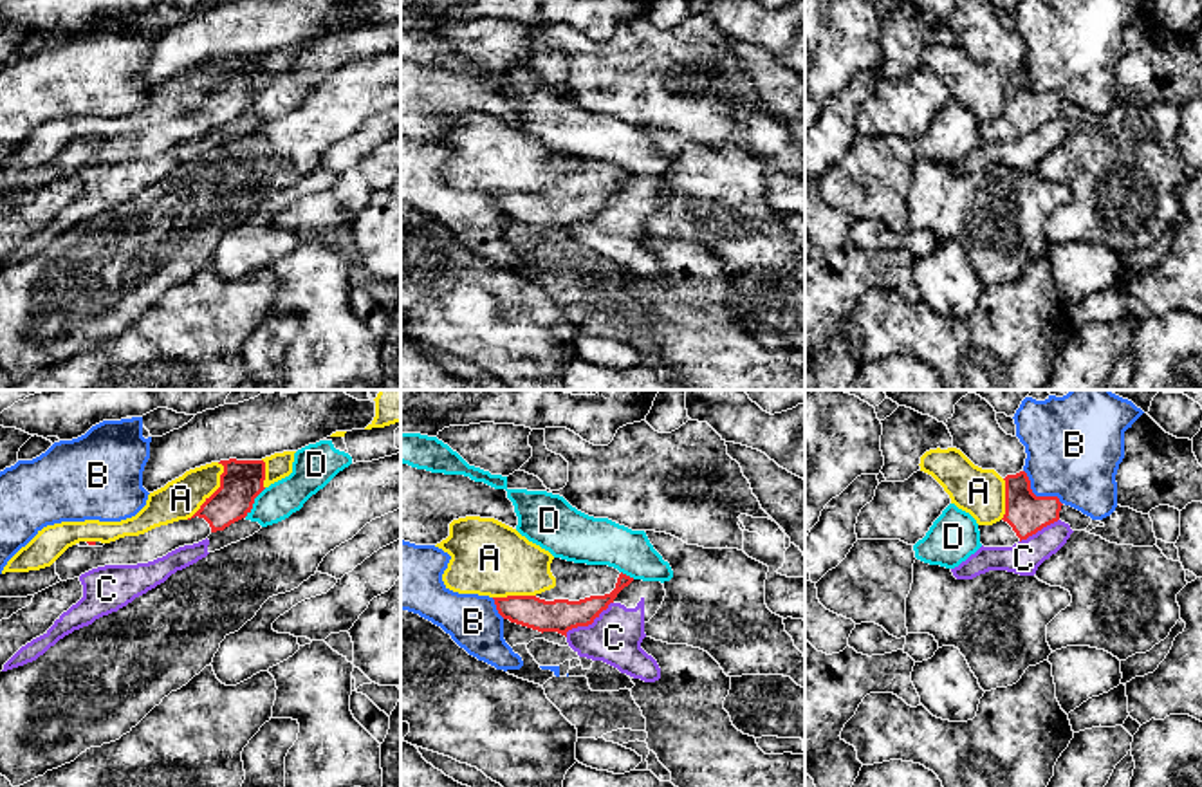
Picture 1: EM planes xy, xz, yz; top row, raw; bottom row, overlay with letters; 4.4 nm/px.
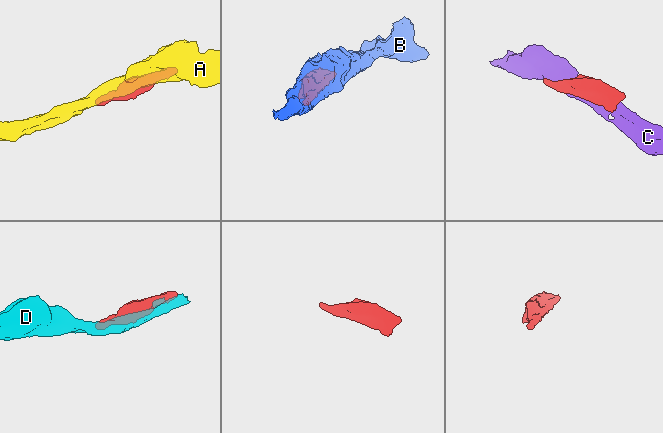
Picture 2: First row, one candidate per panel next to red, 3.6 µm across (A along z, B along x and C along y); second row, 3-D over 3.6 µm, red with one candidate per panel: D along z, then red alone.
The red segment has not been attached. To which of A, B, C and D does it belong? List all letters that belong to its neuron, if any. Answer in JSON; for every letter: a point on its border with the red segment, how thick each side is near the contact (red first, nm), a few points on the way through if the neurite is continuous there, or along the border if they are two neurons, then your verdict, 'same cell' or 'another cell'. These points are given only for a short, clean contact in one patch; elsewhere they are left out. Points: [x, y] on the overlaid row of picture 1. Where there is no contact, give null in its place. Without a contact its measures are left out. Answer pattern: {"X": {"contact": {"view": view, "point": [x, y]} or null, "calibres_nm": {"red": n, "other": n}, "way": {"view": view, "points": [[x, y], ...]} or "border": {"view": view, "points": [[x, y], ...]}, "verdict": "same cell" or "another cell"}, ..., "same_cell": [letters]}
{"A": {"contact": {"view": "xy", "point": [215, 491]}, "calibres_nm": {"red": 190, "other": 180}, "verdict": "another cell"}, "B": {"contact": {"view": "yz", "point": [1038, 497]}, "calibres_nm": {"red": 180, "other": 420}, "verdict": "another cell"}, "C": {"contact": {"view": "xz", "point": [587, 625]}, "calibres_nm": {"red": 150, "other": 240}, "verdict": "another cell"}, "D": {"contact": {"view": "xy", "point": [253, 502]}, "calibres_nm": {"red": 190, "other": 160}, "border": {"view": "xy", "points": [[266, 488], [244, 517]]}, "verdict": "another cell"}, "same_cell": []}

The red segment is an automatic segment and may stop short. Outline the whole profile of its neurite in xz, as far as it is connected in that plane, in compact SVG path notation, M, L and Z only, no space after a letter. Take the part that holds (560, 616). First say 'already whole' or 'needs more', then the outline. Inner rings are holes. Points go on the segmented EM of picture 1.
needs more; M554 558L556 587L536 596L493 597L498 614L511 623L538 630L567 632L588 626L633 578L608 565L574 563Z

